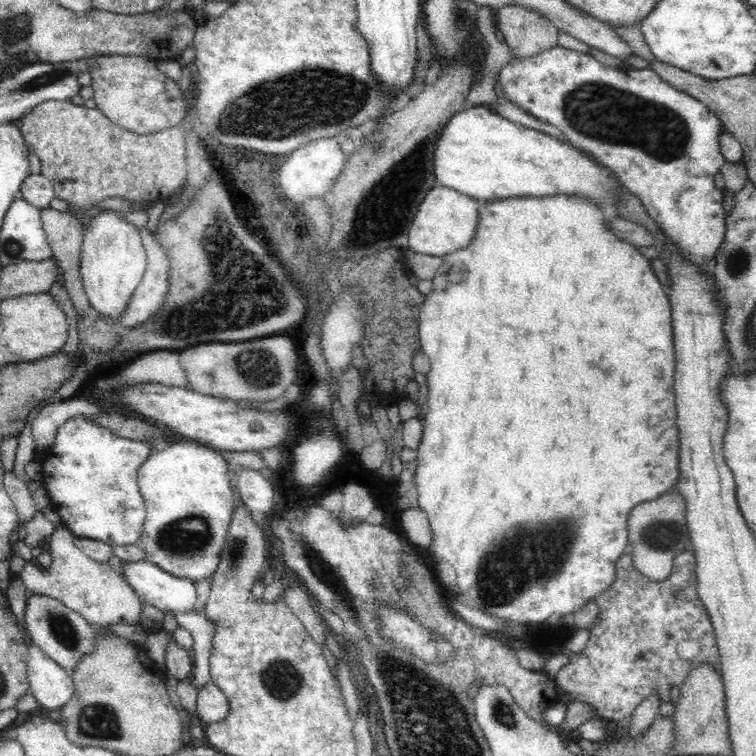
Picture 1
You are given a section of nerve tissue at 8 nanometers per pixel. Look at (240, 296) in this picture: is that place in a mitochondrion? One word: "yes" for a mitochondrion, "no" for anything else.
yes

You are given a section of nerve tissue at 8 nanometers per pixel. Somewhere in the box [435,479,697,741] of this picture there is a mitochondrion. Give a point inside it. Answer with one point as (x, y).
(525, 555)

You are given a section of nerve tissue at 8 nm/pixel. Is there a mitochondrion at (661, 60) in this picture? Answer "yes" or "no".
no

